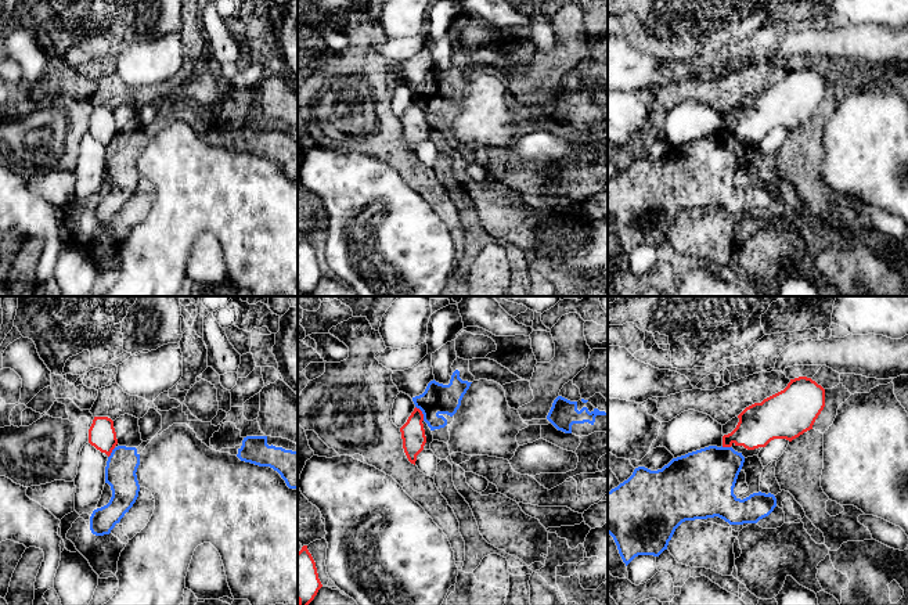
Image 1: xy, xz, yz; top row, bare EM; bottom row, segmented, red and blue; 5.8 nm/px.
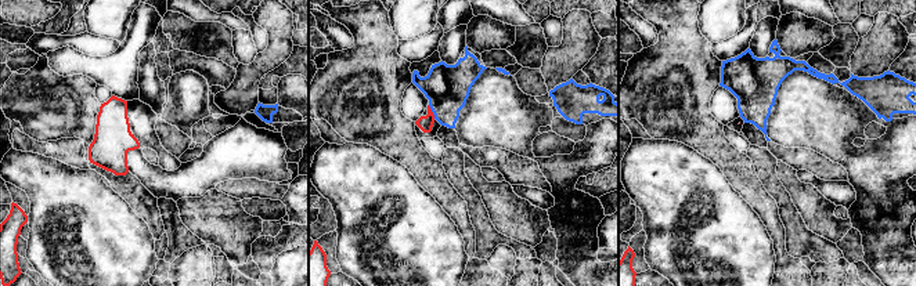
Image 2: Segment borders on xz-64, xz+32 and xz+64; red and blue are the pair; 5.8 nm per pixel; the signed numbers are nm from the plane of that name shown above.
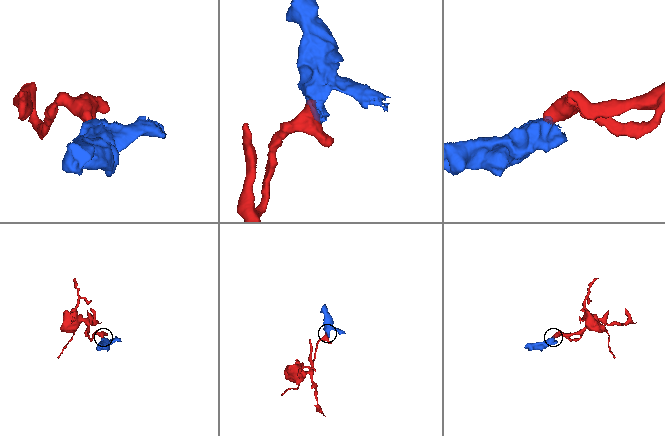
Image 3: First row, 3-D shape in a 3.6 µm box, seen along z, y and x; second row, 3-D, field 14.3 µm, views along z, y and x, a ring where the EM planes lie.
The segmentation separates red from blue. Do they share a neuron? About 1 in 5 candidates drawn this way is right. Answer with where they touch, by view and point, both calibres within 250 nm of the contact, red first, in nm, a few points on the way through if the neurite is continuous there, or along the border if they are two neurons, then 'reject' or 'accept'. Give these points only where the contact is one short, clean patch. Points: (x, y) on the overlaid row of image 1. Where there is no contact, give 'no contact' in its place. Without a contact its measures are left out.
xz (421, 413) | 140/180 nm | along xz (415, 406), (424, 420) | reject

